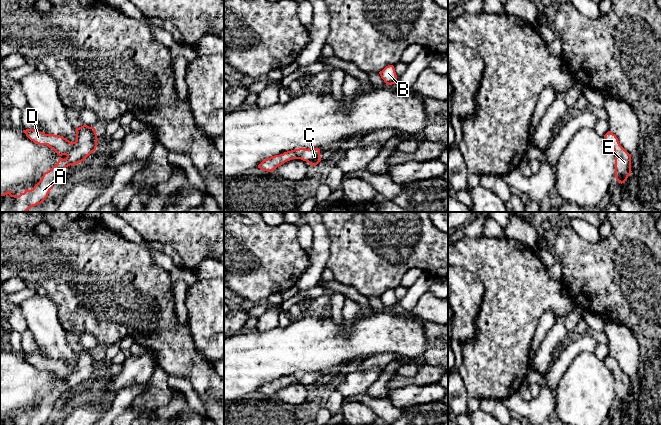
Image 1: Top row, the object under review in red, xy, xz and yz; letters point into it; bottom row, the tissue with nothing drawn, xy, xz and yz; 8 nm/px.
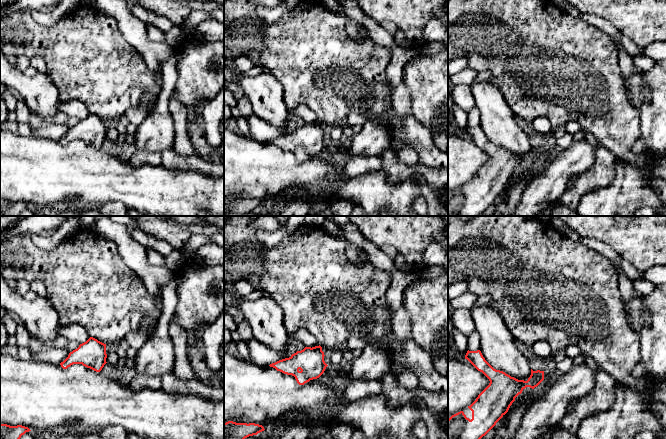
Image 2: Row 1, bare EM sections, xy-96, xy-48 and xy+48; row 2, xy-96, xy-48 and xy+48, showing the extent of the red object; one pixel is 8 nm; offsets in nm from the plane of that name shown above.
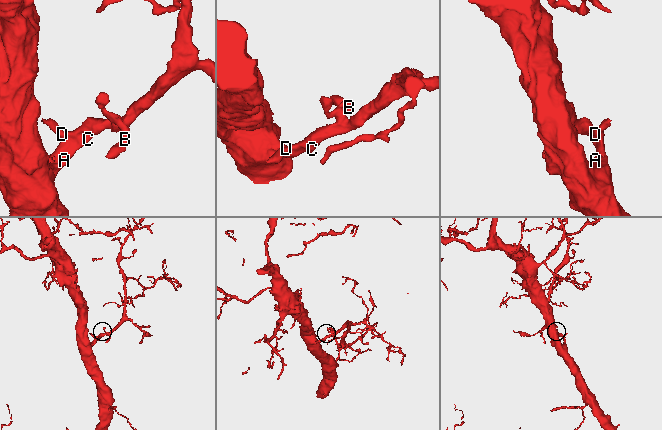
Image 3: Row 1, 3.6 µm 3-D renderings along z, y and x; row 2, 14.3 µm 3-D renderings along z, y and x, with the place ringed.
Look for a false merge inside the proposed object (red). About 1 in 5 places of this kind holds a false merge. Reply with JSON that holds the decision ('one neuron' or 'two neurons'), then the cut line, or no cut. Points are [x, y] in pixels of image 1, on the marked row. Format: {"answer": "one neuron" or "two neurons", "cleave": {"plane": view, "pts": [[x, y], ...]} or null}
{"answer": "one neuron", "cleave": null}

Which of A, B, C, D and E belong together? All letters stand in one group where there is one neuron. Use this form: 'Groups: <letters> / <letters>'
Groups: A B C D E

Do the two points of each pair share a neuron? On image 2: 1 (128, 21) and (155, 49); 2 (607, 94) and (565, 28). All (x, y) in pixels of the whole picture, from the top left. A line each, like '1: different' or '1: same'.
1: same
2: same

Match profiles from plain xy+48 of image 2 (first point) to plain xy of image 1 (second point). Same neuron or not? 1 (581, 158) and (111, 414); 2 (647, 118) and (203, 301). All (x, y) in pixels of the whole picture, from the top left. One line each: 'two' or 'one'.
1: two
2: one

